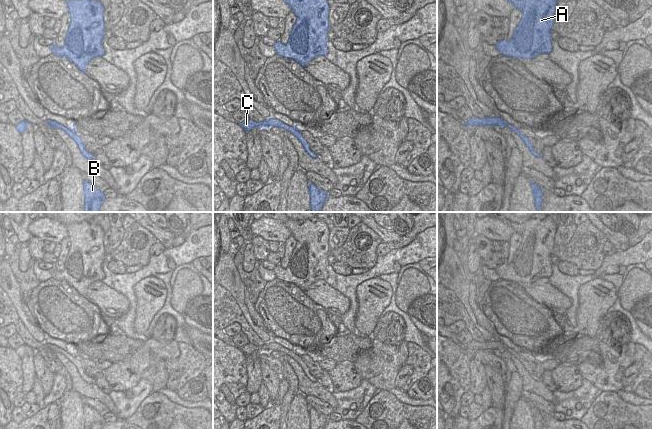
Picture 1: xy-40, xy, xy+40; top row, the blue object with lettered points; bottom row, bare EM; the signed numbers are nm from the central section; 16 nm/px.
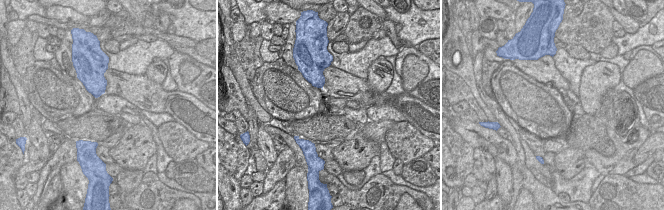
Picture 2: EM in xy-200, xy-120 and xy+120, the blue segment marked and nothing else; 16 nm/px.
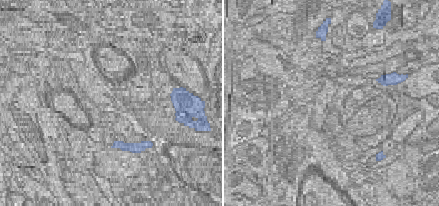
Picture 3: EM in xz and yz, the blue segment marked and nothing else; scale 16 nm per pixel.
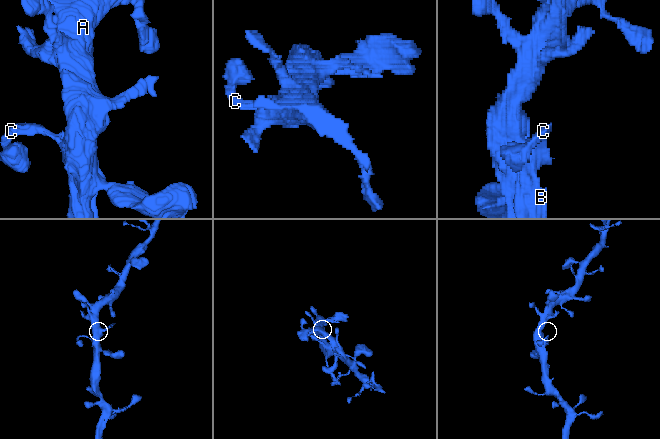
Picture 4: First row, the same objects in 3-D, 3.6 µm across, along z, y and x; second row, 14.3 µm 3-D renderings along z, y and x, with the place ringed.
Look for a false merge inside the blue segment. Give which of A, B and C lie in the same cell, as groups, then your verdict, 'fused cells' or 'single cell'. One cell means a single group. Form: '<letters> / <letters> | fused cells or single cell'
A B C | single cell

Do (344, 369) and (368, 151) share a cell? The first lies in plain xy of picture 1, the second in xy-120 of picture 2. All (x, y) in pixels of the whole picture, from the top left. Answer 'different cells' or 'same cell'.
same cell

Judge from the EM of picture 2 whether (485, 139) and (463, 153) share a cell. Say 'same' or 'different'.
different

